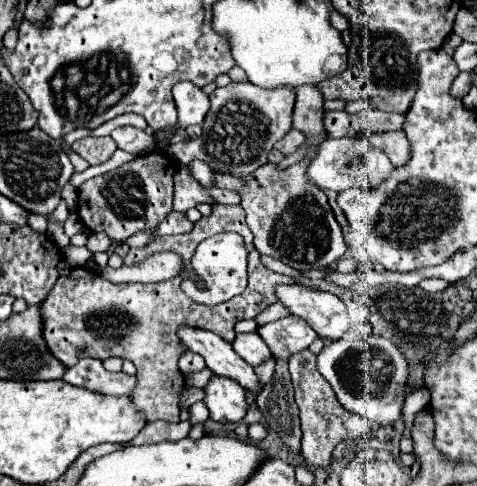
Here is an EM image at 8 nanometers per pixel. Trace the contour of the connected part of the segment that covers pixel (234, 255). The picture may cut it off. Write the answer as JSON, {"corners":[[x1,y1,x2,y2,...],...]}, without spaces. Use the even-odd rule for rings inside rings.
{"corners":[[221,232,205,238,189,262,191,276,185,276,181,290,197,304,215,306,241,294,247,286,247,250,243,238,237,233]]}

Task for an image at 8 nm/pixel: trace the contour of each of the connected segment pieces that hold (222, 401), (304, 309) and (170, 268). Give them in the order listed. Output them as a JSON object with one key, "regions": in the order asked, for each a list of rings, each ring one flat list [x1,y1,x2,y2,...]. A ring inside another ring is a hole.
{"regions":[[[213,374,205,390,205,406,209,408,211,420,215,422,239,422,245,412,245,392,235,380,225,380,225,376]],[[279,284,275,288,279,302,297,318,303,318,321,338,337,340,351,326,345,304,339,296,309,288,303,284]],[[159,252,151,258,133,264,133,266,121,266,121,268,103,268,103,278,121,284,121,282,161,282,167,278,173,278,181,272,181,256,175,252]]]}

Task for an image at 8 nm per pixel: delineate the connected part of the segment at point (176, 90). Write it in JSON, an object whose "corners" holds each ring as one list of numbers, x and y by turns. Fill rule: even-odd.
{"corners":[[179,82,173,86,173,98,179,110,179,128,203,124,209,112,209,96,191,82]]}

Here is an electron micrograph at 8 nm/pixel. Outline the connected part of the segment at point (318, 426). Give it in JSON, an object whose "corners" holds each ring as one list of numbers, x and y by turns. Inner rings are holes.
{"corners":[[301,350,289,358,289,372,291,372,293,390,295,390,295,402,299,406,299,416,301,416,303,462,309,468,329,468,335,446,353,434,361,436,361,434,369,432,371,424,369,424,369,420,341,408,337,396,333,396,333,390,329,388,329,382,325,382,321,372,317,372,315,354,311,354,309,350]]}

